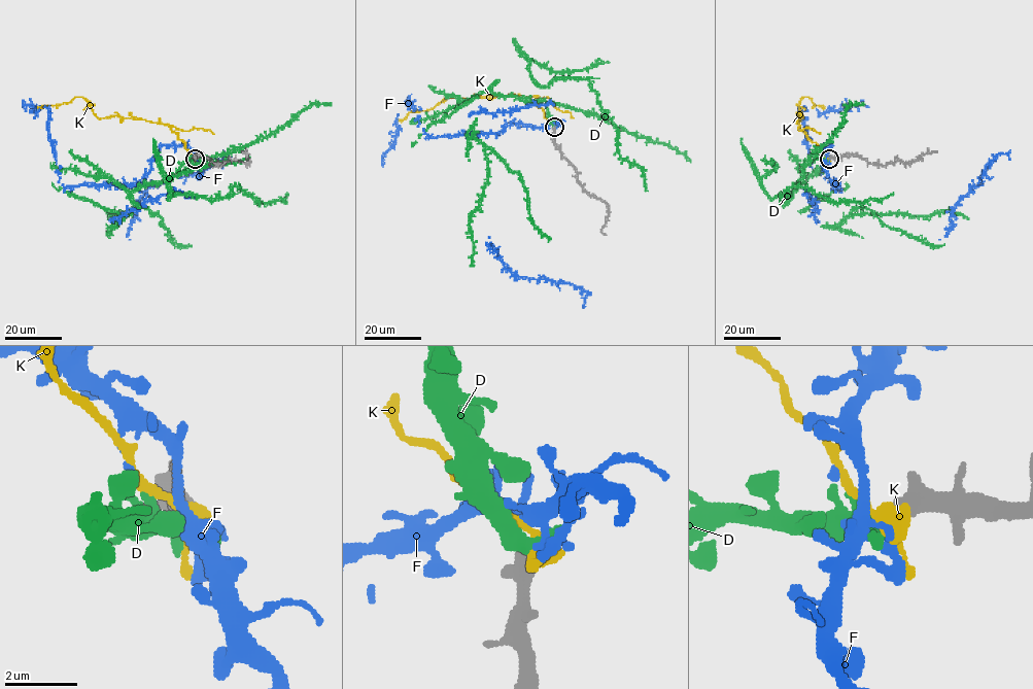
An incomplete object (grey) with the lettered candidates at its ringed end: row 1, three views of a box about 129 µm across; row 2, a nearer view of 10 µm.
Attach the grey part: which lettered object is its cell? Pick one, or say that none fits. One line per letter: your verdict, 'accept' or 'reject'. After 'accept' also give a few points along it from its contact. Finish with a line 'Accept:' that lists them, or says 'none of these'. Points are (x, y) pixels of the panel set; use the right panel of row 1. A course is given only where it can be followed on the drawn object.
D: accept
F: reject
K: reject
Accept: D

